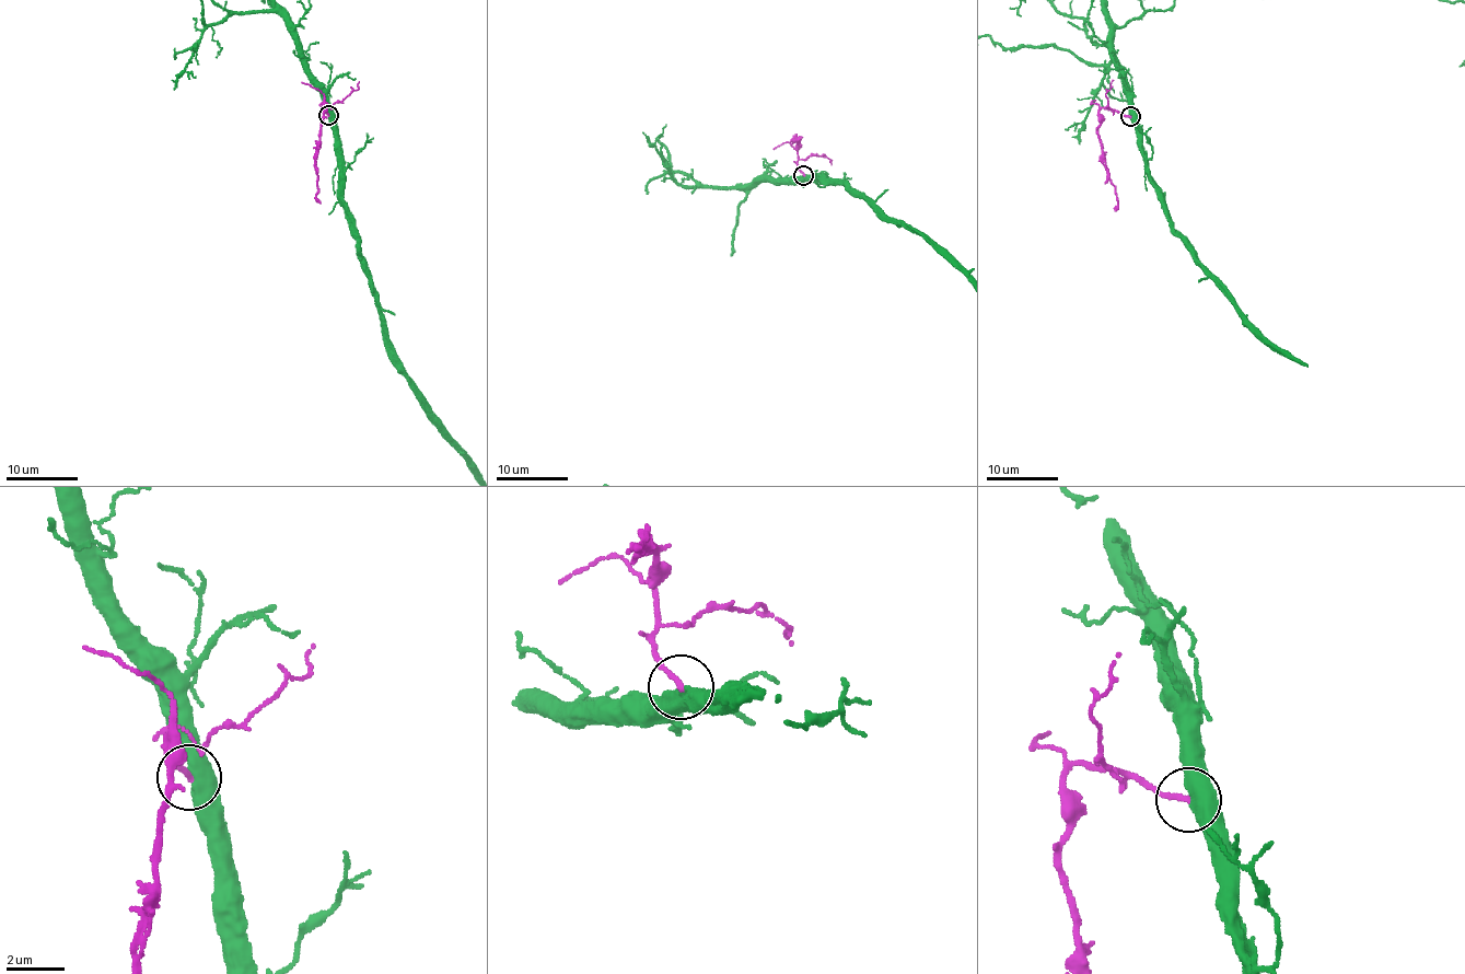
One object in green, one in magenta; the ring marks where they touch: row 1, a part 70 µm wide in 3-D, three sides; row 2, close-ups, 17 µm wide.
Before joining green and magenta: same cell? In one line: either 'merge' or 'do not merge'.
do not merge

